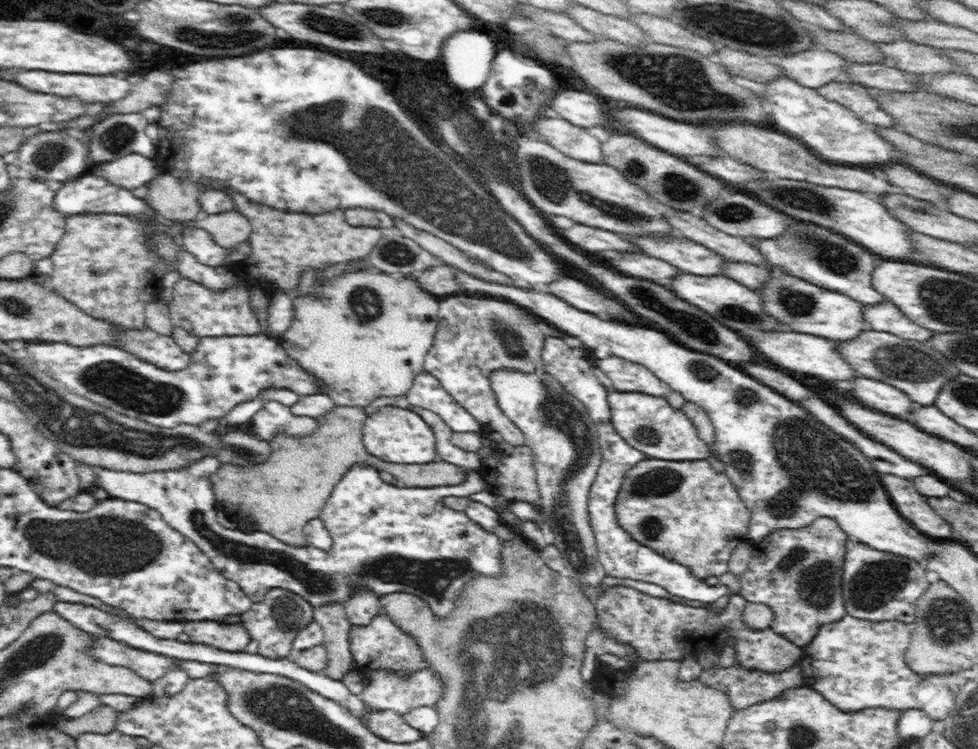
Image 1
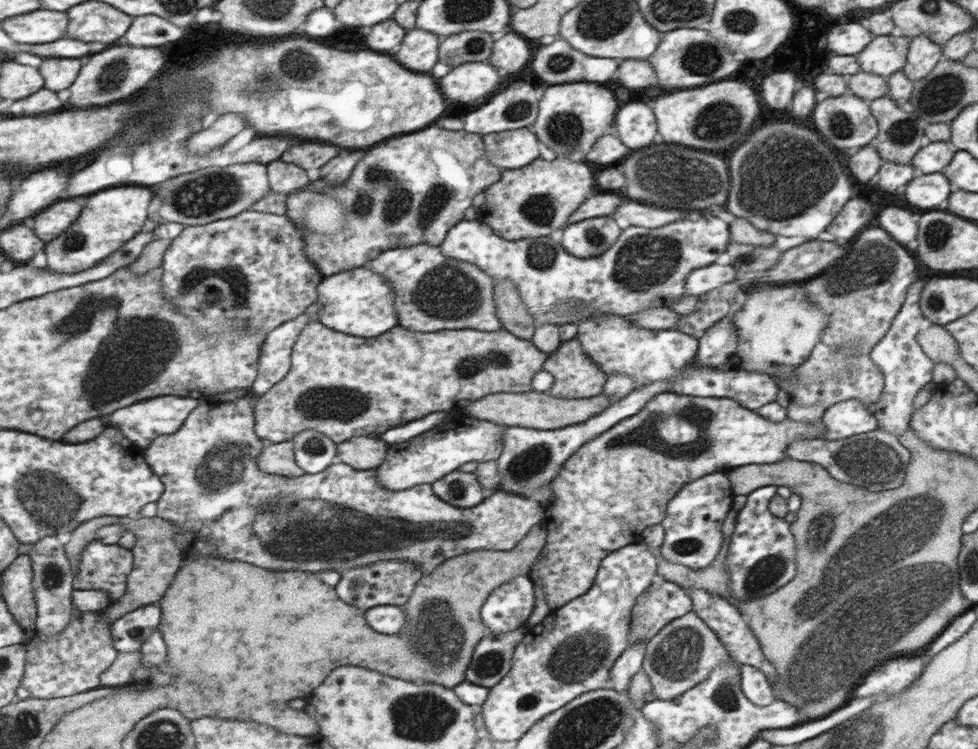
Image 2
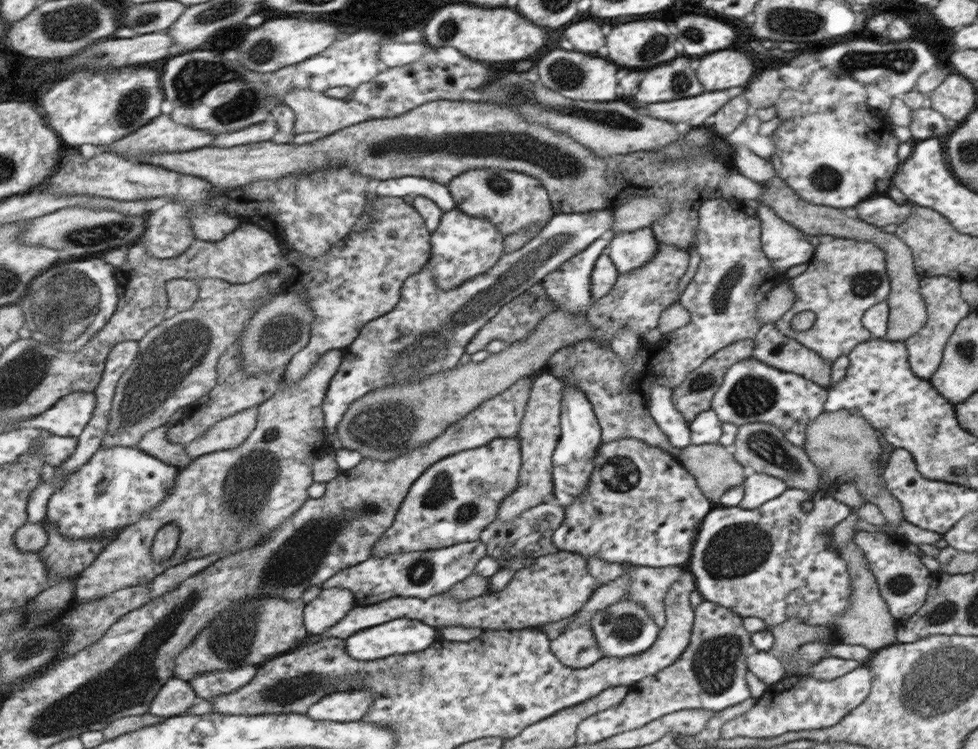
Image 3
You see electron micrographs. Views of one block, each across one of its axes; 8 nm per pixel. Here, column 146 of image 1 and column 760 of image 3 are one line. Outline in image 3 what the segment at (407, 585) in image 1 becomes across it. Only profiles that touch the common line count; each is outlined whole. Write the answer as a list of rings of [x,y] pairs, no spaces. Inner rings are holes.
[[[753,473],[744,479],[742,490],[743,498],[738,506],[745,510],[753,510],[764,505],[773,498],[780,497],[783,490],[788,489],[788,484],[777,480],[772,475]]]

